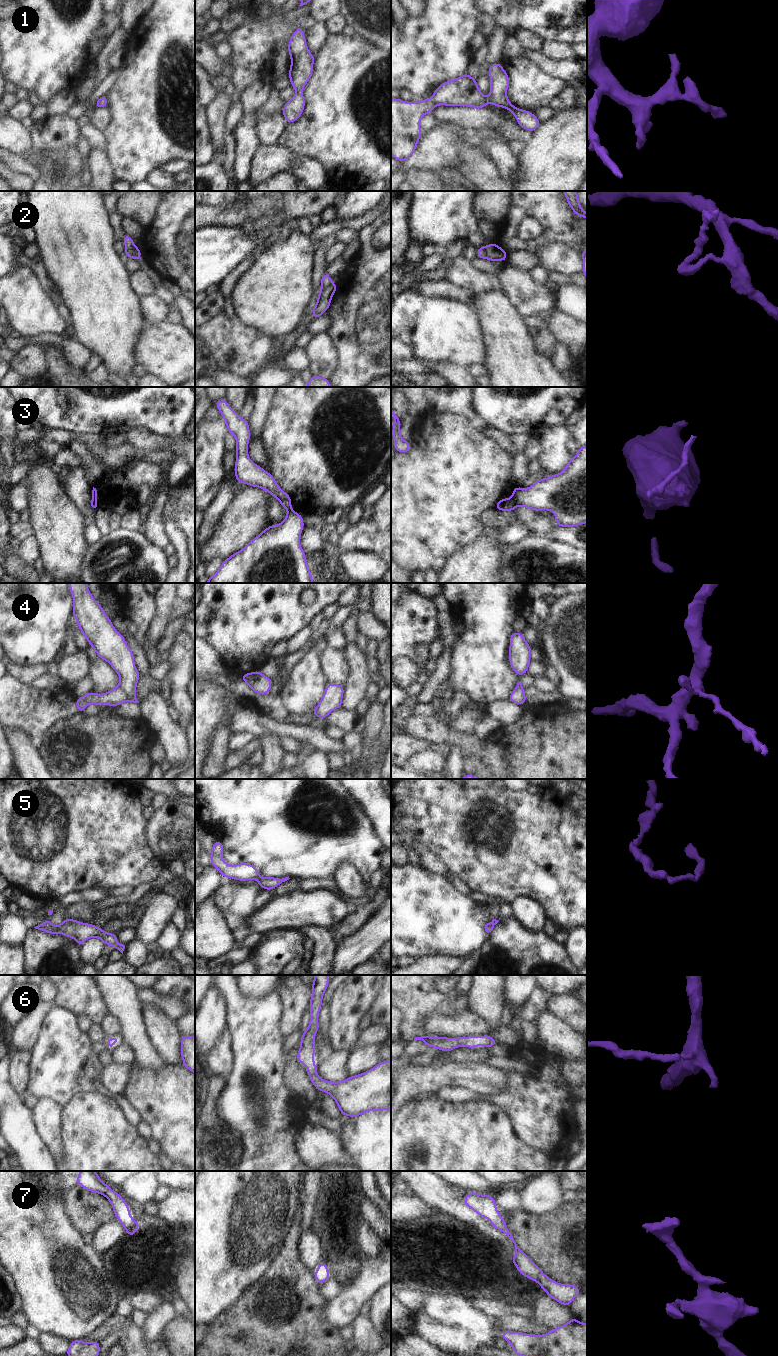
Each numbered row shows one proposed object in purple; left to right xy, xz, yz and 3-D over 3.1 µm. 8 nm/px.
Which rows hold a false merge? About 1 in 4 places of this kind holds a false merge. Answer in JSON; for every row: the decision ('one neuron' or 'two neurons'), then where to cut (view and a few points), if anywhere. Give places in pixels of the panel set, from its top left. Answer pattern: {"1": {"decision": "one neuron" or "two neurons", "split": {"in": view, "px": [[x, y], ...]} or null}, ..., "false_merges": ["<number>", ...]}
{"1": {"decision": "one neuron", "split": null}, "2": {"decision": "two neurons", "split": {"in": "xz", "px": [[333, 284], [321, 288]]}}, "3": {"decision": "two neurons", "split": {"in": "yz", "px": [[511, 498], [516, 505]]}}, "4": {"decision": "two neurons", "split": {"in": "xy", "px": [[118, 686], [127, 696], [127, 700]]}}, "5": {"decision": "one neuron", "split": null}, "6": {"decision": "one neuron", "split": null}, "7": {"decision": "one neuron", "split": null}, "false_merges": ["2", "3", "4"]}

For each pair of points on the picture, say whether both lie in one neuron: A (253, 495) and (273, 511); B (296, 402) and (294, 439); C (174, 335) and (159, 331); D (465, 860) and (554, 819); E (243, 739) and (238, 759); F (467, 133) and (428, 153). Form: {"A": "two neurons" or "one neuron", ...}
{"A": "two neurons", "B": "one neuron", "C": "one neuron", "D": "one neuron", "E": "two neurons", "F": "one neuron"}

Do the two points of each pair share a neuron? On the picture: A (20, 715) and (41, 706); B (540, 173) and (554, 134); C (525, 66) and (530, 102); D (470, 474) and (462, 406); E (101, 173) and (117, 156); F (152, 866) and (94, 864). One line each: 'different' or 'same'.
A: same
B: same
C: same
D: different
E: different
F: same

